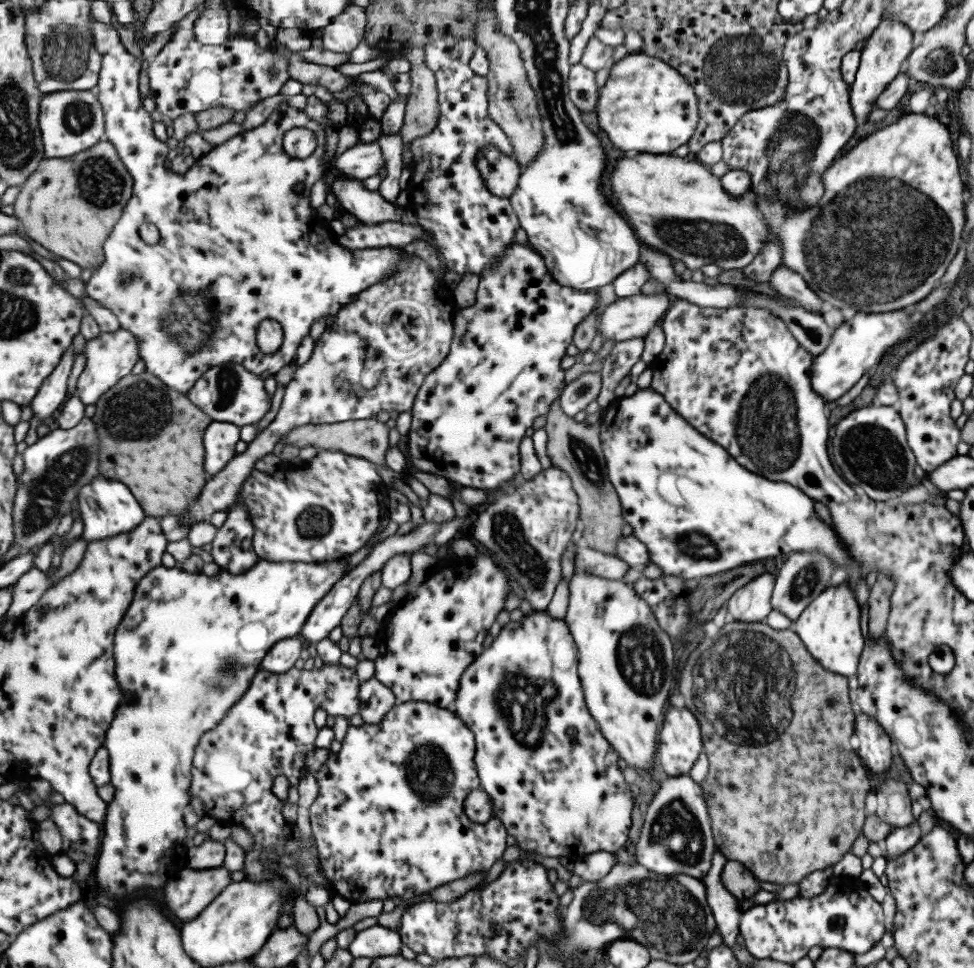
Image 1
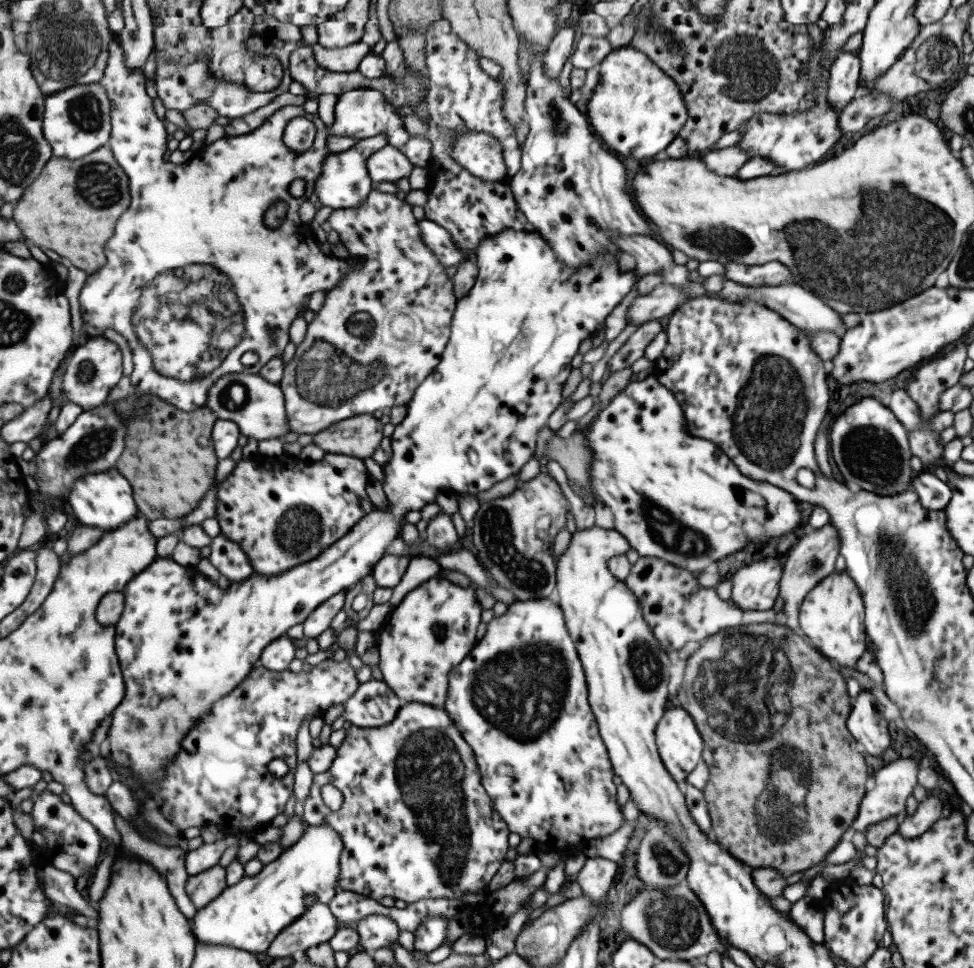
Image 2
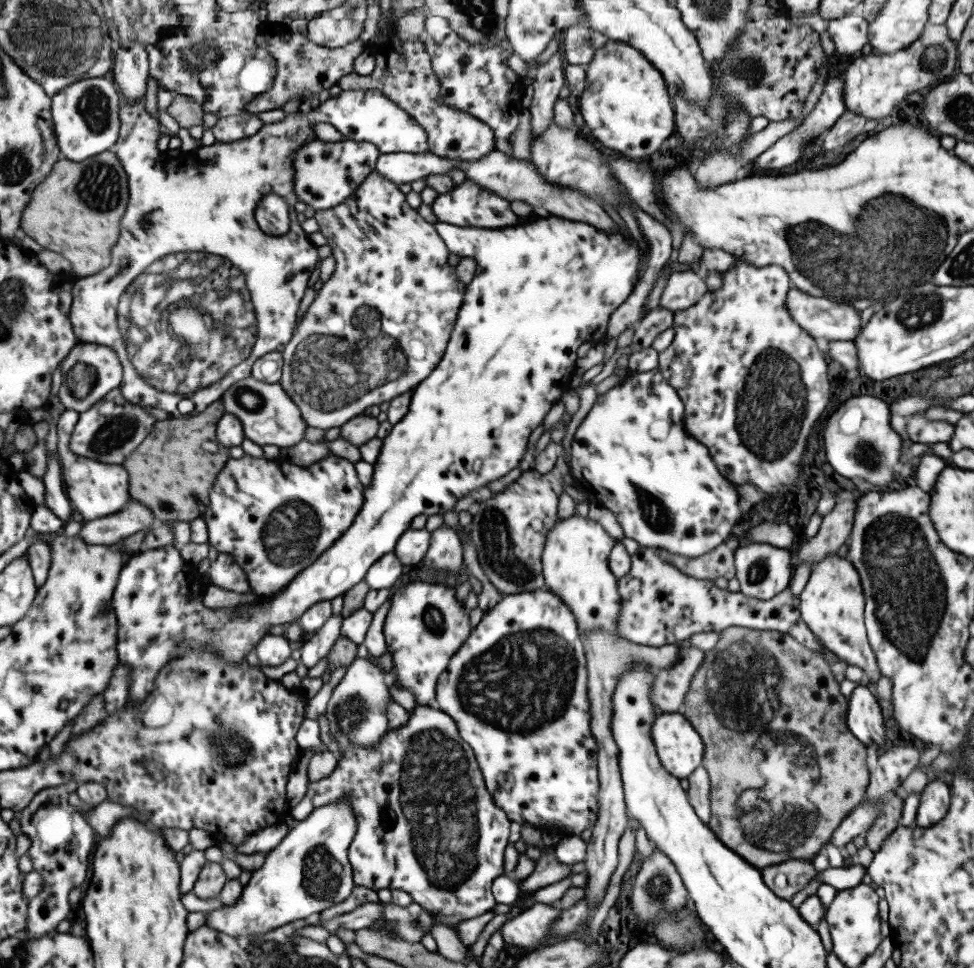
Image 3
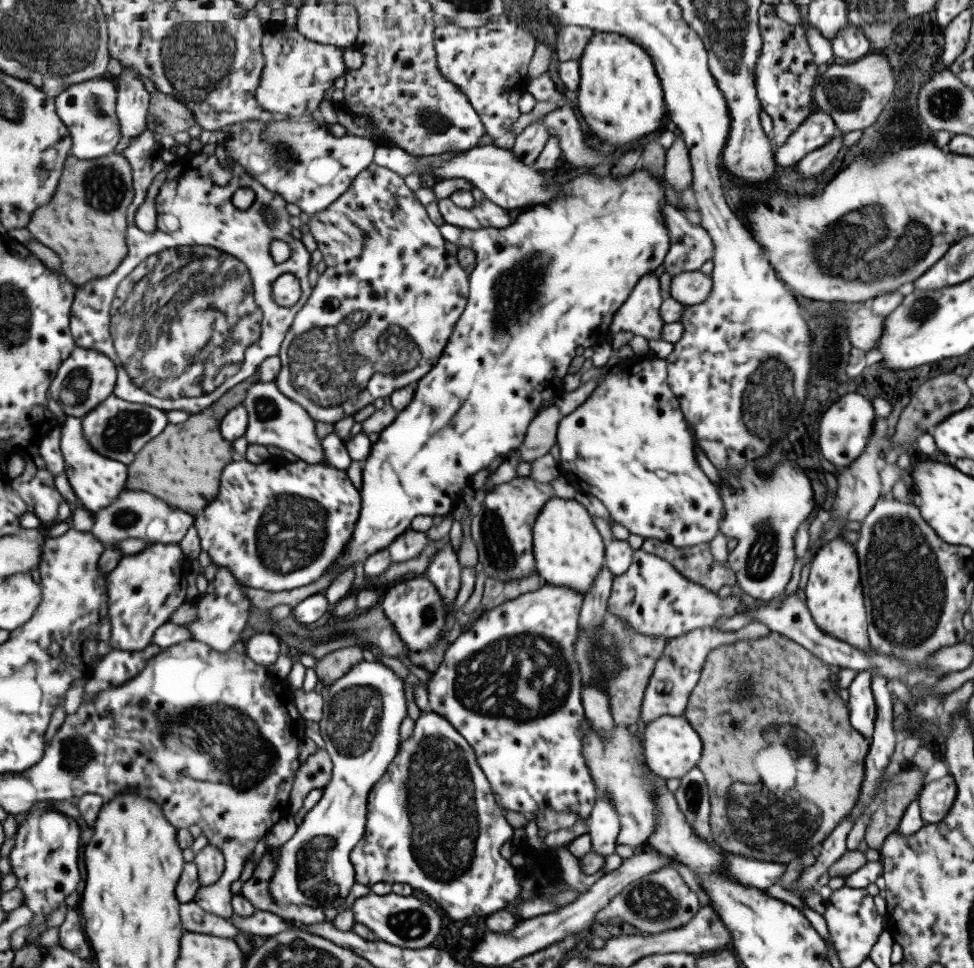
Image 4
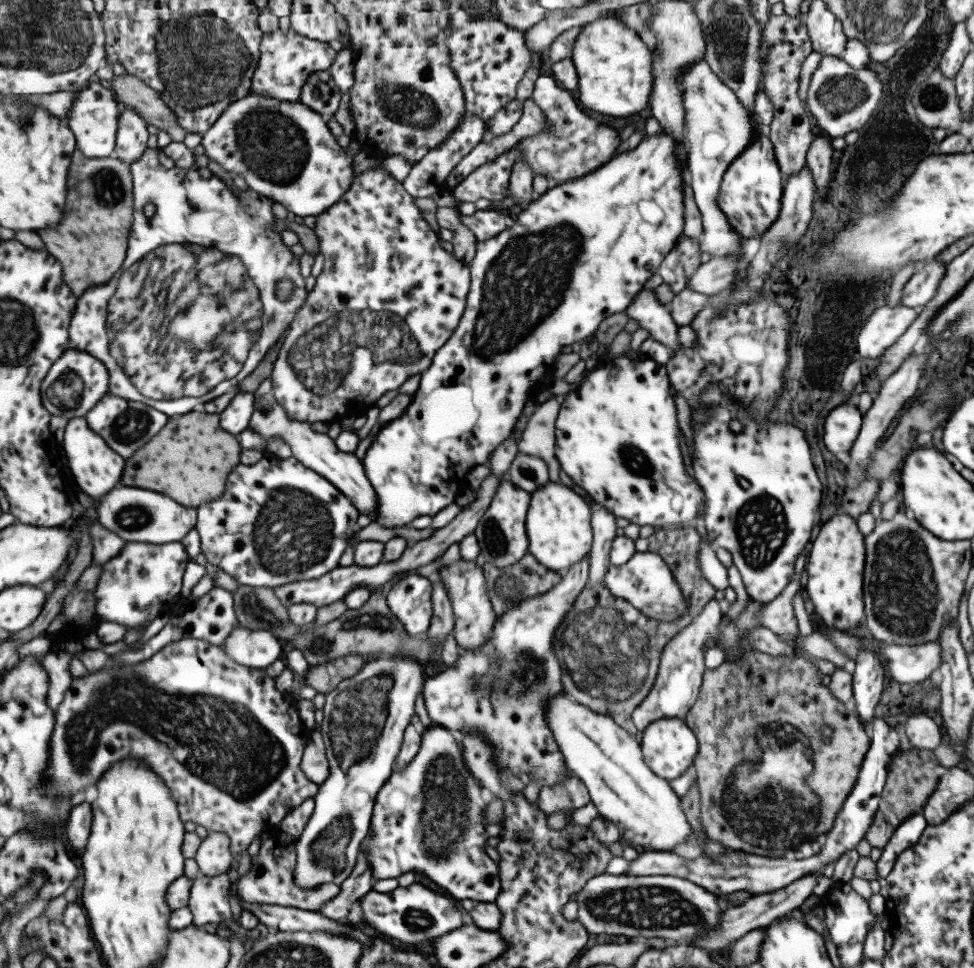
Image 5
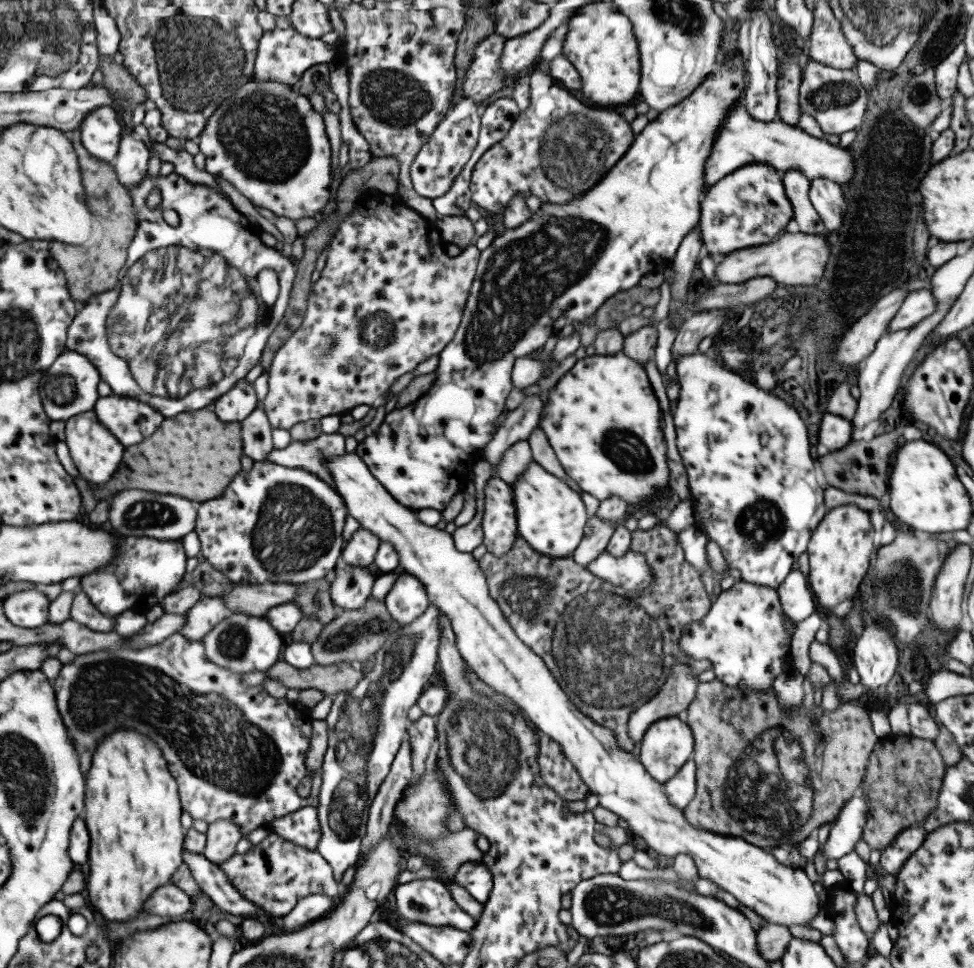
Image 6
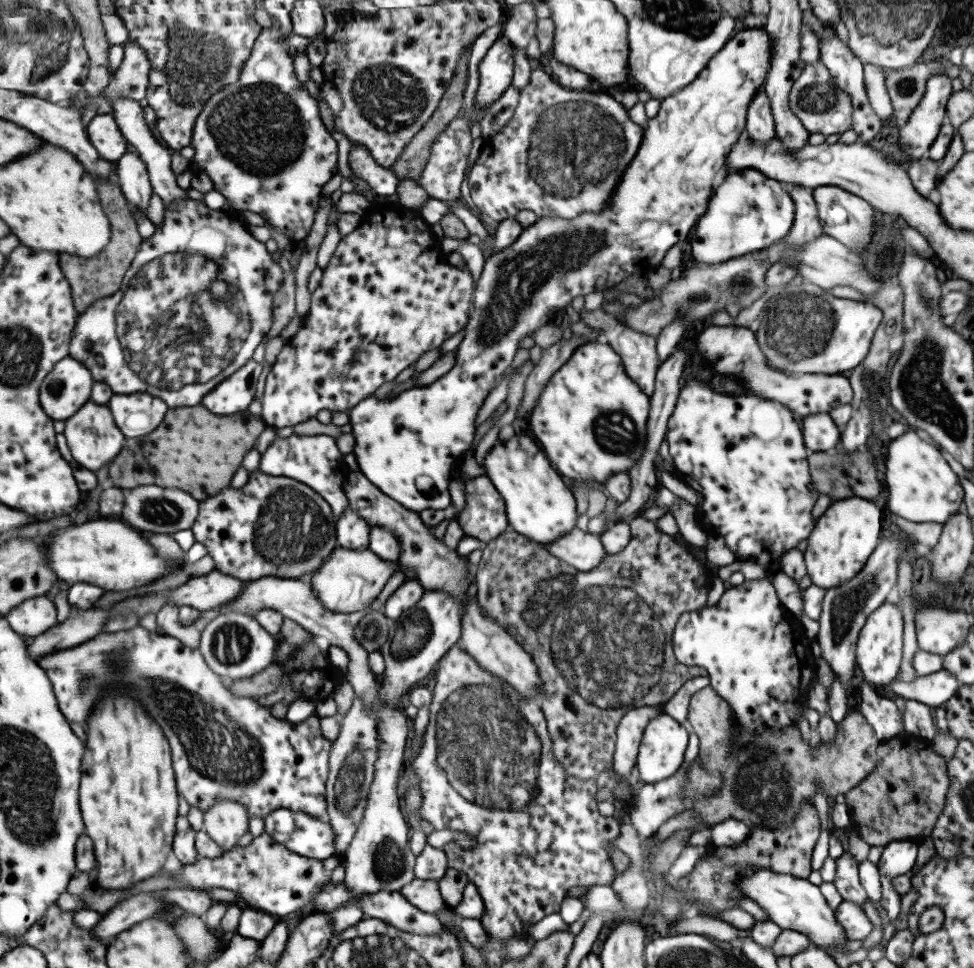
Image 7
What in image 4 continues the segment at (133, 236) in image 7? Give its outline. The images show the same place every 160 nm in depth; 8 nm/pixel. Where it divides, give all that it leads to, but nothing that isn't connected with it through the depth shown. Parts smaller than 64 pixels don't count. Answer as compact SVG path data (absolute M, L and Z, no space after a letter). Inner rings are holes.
M114 153L107 157L82 160L75 156L67 158L64 166L63 182L55 194L55 202L42 206L34 212L27 229L39 242L51 247L63 260L62 274L68 274L71 281L83 286L96 278L114 274L127 258L127 218L128 209L134 202L134 168L123 154Z

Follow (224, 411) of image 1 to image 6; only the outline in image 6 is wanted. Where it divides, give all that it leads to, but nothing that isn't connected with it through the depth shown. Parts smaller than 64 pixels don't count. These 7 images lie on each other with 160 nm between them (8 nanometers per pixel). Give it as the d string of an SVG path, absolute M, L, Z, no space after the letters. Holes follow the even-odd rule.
M344 452L339 456L322 454L320 464L321 472L329 474L332 478L333 486L346 506L346 512L359 523L361 528L375 534L380 541L391 543L398 556L398 570L414 576L423 585L429 604L434 605L449 619L455 647L469 669L493 691L504 694L512 700L541 734L547 735L557 744L563 758L575 767L583 784L588 786L589 792L597 796L598 805L614 812L620 818L620 824L625 827L633 842L653 855L674 857L677 854L685 854L690 856L699 878L705 878L727 894L731 894L737 902L762 916L766 924L773 923L786 927L793 924L805 926L811 918L817 916L820 910L818 896L803 870L781 865L768 853L768 850L753 846L743 841L741 837L715 834L687 824L682 811L671 806L666 795L663 794L662 783L651 778L640 764L636 750L627 752L619 749L612 730L599 726L597 722L593 722L575 708L575 705L555 683L544 660L535 656L535 652L531 652L515 636L494 599L490 597L484 574L478 567L478 561L471 557L471 553L459 552L454 547L452 536L443 529L418 521L416 513L406 506L401 506L377 482L359 455L354 452Z

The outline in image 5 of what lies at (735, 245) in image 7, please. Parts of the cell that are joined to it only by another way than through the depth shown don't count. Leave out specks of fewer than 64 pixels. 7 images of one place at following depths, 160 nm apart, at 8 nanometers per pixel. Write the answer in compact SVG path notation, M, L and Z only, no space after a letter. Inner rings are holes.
M756 118L756 124L755 124L755 137L753 137L753 141L749 143L749 146L747 146L747 149L741 153L741 155L737 156L729 166L727 166L727 169L725 170L725 173L722 175L722 179L719 185L719 194L717 194L717 207L719 207L719 211L723 213L726 216L727 222L731 225L731 228L734 228L734 231L737 234L740 234L745 239L749 238L749 236L753 236L753 234L761 234L765 233L766 230L769 228L769 225L771 225L774 220L777 218L777 215L779 214L779 206L780 206L780 199L781 199L781 192L783 187L783 178L780 176L775 156L773 153L773 145L771 145L771 141L769 141L768 136L765 134L765 131L760 130L760 125L757 123Z

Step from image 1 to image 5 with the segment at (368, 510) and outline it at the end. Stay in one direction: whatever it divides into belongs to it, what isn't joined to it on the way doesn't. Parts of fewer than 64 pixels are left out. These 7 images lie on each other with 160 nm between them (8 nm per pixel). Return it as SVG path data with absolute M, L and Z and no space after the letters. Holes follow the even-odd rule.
M266 454L252 465L239 463L235 468L231 469L230 474L231 476L226 477L225 492L221 497L207 501L196 507L196 523L194 524L194 529L200 538L200 552L205 556L206 562L217 568L221 568L239 586L247 585L272 589L293 581L306 581L319 578L338 565L340 556L346 549L346 544L356 527L355 520L358 512L351 504L351 501L347 500L326 478L319 476L314 470L309 470L307 467L304 467L296 458L277 459L275 456Z

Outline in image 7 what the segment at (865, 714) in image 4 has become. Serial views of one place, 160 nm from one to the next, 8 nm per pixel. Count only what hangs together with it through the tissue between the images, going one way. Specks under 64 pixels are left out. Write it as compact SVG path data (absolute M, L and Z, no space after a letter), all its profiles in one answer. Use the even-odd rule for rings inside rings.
M885 601L869 614L855 646L855 662L868 684L885 685L896 680L902 650L903 620L896 604Z

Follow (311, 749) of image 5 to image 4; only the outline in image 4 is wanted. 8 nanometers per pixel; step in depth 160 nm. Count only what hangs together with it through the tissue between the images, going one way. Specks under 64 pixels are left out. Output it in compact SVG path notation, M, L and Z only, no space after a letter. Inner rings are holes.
M317 748L313 754L298 766L296 770L288 802L289 815L292 816L302 807L303 797L313 789L322 789L331 776L332 762L325 750Z

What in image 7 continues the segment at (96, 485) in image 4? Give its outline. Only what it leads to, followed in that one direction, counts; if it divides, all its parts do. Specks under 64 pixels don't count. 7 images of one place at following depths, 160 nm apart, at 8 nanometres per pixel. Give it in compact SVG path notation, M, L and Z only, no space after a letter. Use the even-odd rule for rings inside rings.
M91 399L78 413L65 421L63 431L75 460L89 470L101 470L107 462L115 460L128 440L114 419L113 411L107 404L97 404Z

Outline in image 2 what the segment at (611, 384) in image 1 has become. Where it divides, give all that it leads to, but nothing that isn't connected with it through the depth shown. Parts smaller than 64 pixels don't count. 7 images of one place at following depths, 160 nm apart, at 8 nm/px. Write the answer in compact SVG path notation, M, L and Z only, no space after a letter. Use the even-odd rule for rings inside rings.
M650 320L640 324L637 329L625 340L625 343L613 354L609 361L609 374L621 368L631 366L637 358L643 356L645 346L653 340L655 334L659 334L663 328L655 320Z

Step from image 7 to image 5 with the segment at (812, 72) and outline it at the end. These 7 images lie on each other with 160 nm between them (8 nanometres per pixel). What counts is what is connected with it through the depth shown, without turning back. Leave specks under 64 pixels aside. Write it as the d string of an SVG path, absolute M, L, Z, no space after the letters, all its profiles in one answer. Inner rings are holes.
M823 56L810 76L806 90L806 109L816 120L816 129L831 140L845 136L848 132L859 131L878 104L881 82L869 68L855 70L843 59Z

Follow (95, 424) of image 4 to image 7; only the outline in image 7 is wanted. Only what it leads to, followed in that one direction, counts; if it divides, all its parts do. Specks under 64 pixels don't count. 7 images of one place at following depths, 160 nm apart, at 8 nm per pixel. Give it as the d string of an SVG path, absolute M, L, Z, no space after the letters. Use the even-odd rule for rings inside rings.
M147 392L113 394L107 405L128 439L151 434L155 428L161 426L169 410L165 400L155 398Z

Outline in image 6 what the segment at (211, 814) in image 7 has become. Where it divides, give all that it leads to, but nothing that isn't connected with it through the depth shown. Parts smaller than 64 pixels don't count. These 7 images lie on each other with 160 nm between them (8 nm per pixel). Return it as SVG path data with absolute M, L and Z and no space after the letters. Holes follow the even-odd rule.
M219 819L207 825L205 836L206 843L201 855L218 866L234 856L235 846L243 834L234 822Z

